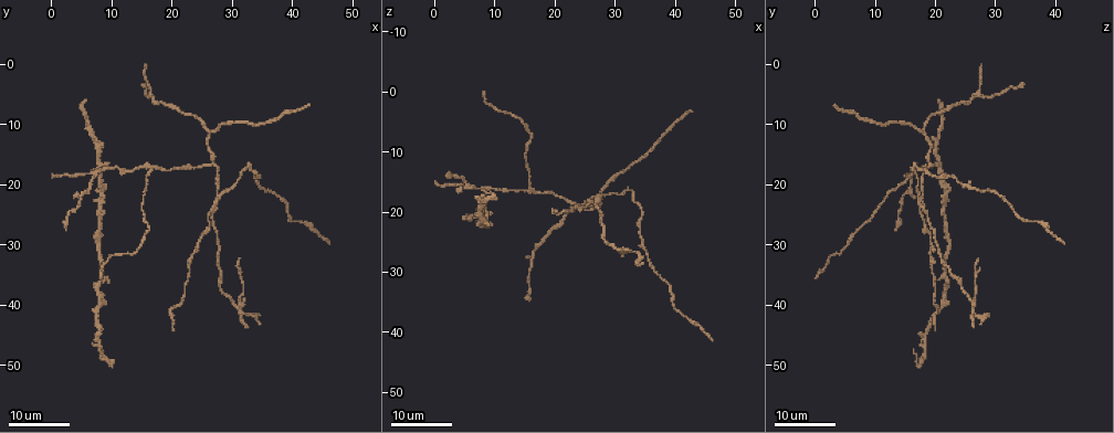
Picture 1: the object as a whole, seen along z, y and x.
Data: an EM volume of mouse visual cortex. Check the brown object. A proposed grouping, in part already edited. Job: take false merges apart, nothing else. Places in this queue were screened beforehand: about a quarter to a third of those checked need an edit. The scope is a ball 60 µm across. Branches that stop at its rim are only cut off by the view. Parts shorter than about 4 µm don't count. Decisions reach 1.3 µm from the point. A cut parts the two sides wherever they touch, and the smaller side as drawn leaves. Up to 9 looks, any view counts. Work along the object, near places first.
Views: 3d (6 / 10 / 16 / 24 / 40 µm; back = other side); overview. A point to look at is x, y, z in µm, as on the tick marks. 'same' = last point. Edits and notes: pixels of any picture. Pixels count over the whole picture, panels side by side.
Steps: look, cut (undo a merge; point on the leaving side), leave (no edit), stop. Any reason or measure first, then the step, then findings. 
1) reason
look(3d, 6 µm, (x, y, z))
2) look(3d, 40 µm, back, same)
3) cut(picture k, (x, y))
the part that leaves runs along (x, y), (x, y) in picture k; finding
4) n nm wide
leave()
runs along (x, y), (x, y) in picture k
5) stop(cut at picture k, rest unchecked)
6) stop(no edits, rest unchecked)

a fork
look(3d, 24 µm, (17.0, 17.5, 16.5))

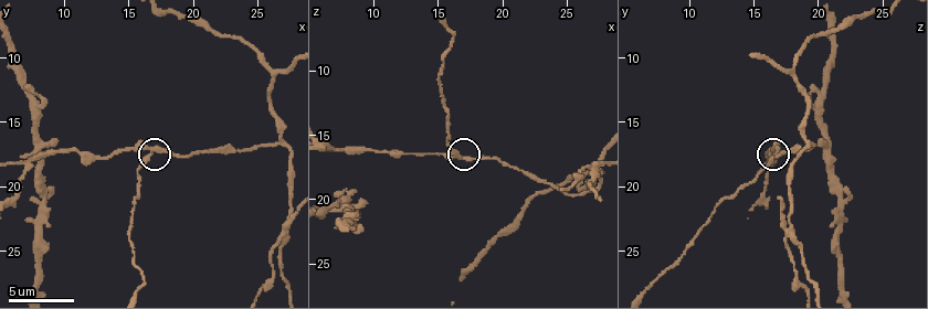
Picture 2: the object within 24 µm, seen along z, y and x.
closer look
look(3d, 6 µm, (16.4, 17.4, 16.4))

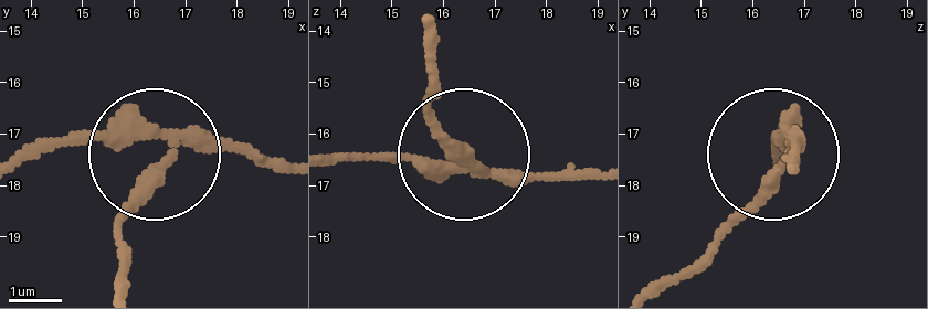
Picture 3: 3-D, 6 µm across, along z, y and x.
3 arms
cut(picture 3, (137, 211))
the part that leaves runs along (174, 146), (125, 221), (120, 286) in picture 3; two neurons meet here

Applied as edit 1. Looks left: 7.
small branch off a trunk
look(3d, 16 µm, (7.2, 18.4, 16.2))

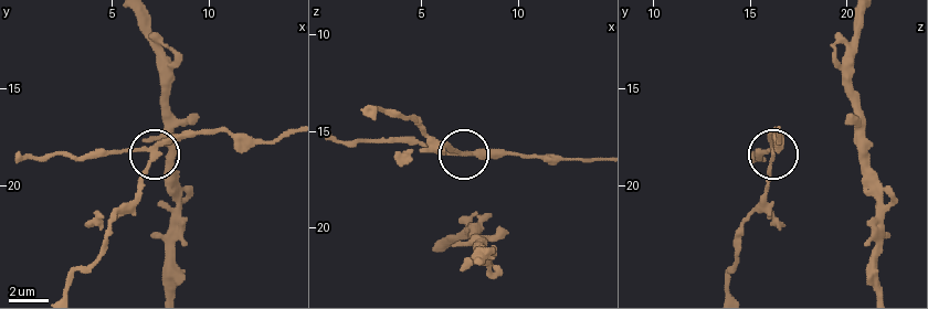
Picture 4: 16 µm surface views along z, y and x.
3 arms
cut(picture 4, (145, 171))
the part that leaves runs along (161, 147), (108, 224), (105, 248), (69, 288) in picture 4; two neurons meet here

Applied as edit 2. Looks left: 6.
look(overview)

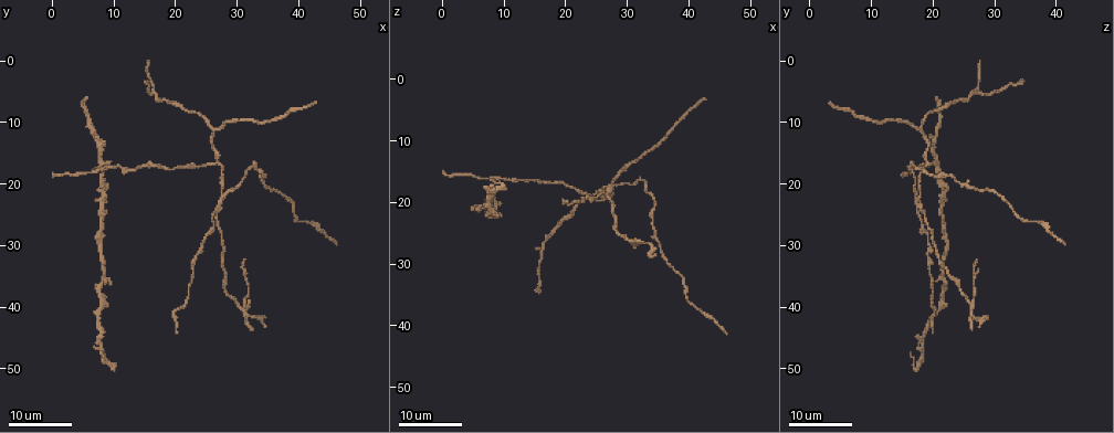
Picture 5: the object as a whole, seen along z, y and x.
look(3d, 6 µm, (8.0, 16.8, 20.8))

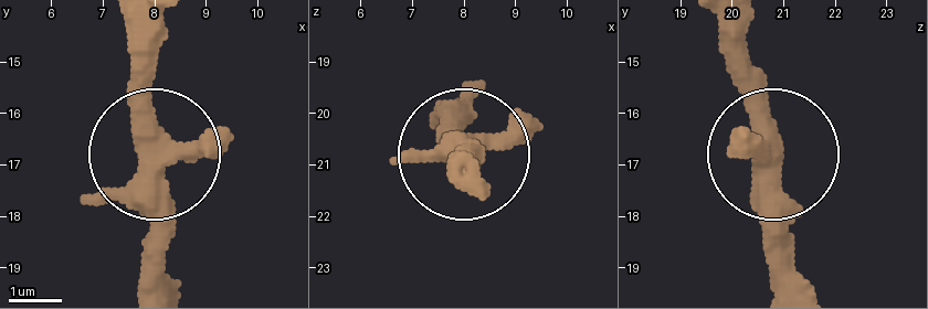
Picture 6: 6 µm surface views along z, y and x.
leave()
all the same neuron

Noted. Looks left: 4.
branch point
look(3d, 10 µm, (27.0, 16.4, 19.2))

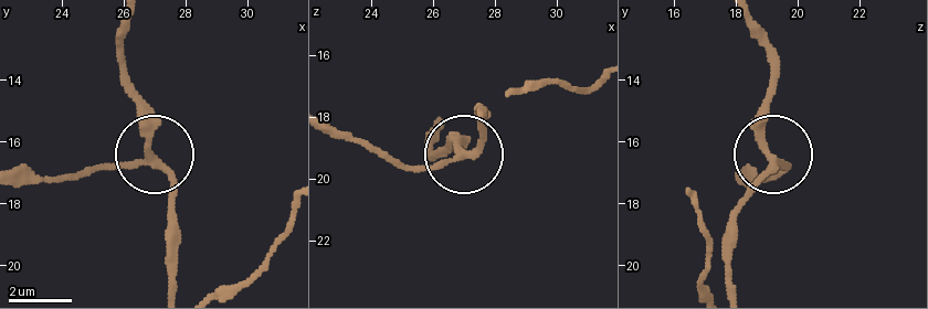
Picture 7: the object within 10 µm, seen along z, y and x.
220 nm wide
leave()
runs along (20, 178), (83, 178), (147, 159), (147, 106), (123, 61) in picture 7; continuous, no second neuron

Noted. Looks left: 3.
look(3d, 24 µm, (16.5, 5.0, 27.0))

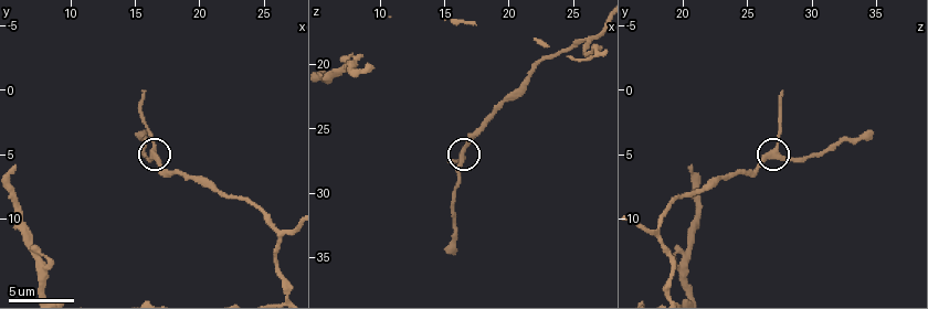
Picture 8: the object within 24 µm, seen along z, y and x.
zoom in
look(3d, 10 µm, (16.4, 5.0, 27.4))

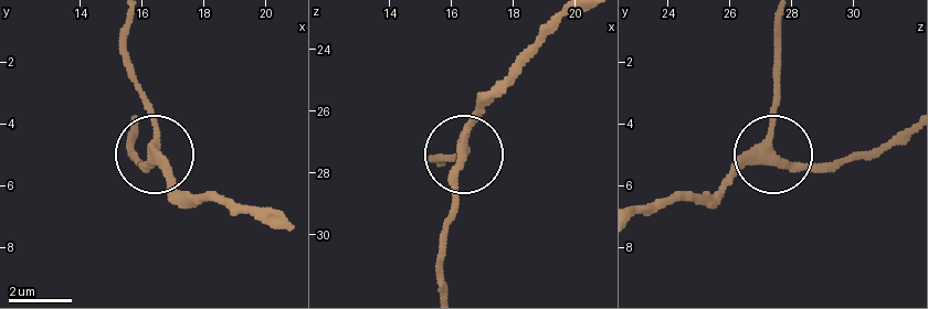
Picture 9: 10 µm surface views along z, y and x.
280 nm wide
leave()
runs along (638, 211), (717, 192), (770, 158), (772, 65) in picture 9; continuous, no second neuron

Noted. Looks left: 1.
stop(cut at picture 3, cut at picture 4, rest unchecked)

